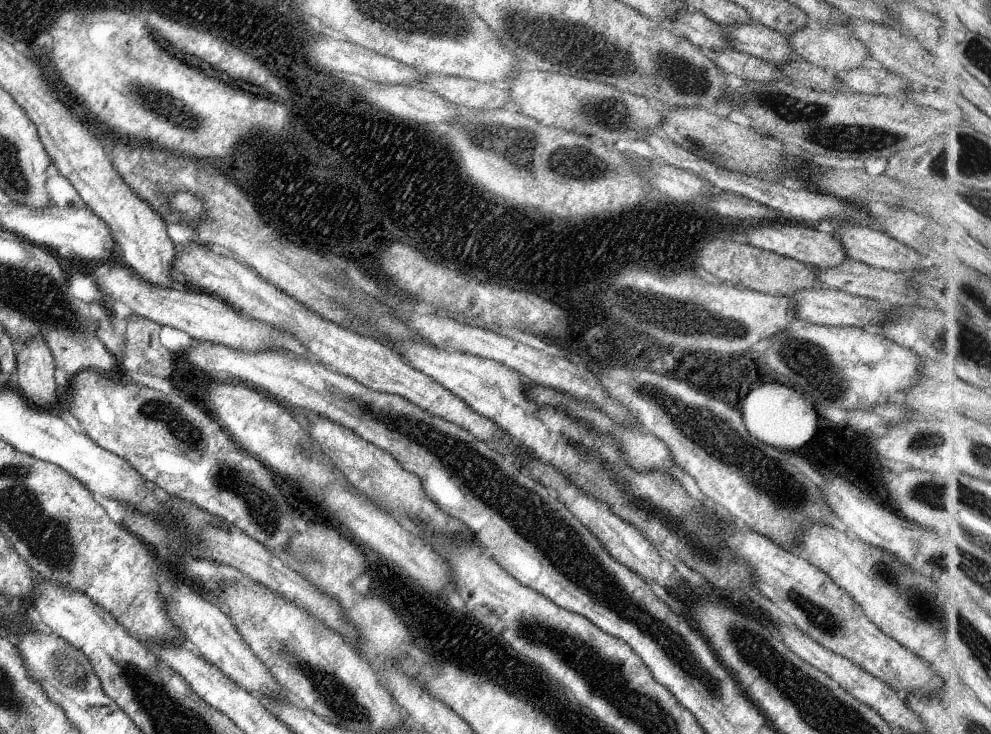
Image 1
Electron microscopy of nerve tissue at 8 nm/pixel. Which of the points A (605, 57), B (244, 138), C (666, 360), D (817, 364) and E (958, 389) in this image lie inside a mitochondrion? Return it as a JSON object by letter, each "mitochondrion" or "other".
{"A":"mitochondrion","B":"mitochondrion","C":"other","D":"mitochondrion","E":"other"}

